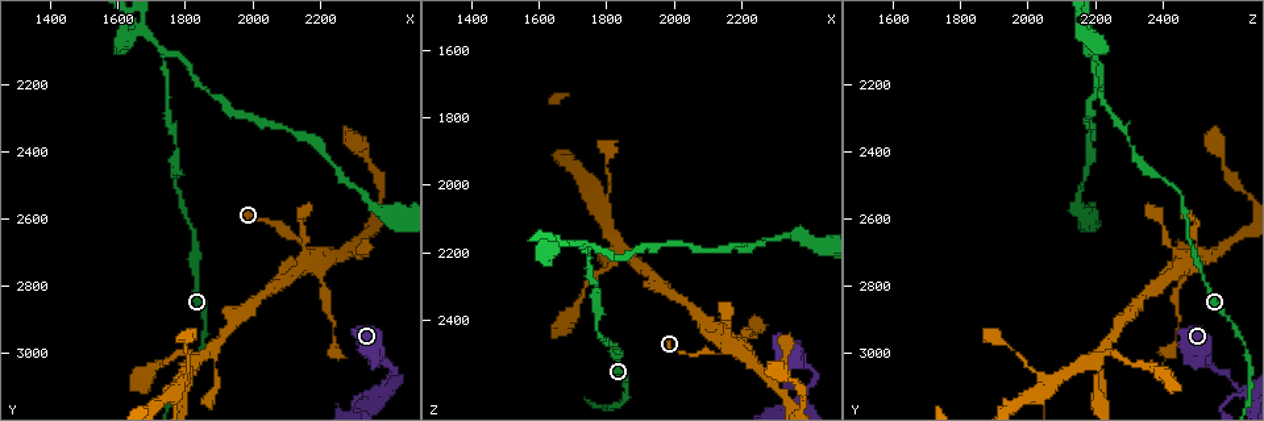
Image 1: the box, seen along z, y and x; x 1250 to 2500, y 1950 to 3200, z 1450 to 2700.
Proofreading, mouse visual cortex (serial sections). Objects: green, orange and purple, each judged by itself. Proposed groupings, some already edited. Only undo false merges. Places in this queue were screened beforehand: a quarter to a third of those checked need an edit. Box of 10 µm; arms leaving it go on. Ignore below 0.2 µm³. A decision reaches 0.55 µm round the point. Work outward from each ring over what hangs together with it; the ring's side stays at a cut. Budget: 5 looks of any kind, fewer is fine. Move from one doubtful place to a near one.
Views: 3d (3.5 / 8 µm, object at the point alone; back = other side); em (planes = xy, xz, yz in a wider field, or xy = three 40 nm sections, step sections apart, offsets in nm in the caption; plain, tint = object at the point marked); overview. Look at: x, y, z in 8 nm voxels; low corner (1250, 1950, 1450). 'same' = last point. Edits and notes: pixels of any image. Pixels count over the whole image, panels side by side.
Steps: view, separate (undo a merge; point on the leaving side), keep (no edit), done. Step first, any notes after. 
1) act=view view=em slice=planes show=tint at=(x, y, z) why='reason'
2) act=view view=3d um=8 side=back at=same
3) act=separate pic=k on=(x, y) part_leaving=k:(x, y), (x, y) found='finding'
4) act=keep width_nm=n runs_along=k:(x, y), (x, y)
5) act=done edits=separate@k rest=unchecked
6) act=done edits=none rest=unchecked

act=view view=3d um=3.5 side=back at=(2420, 3040, 2550)

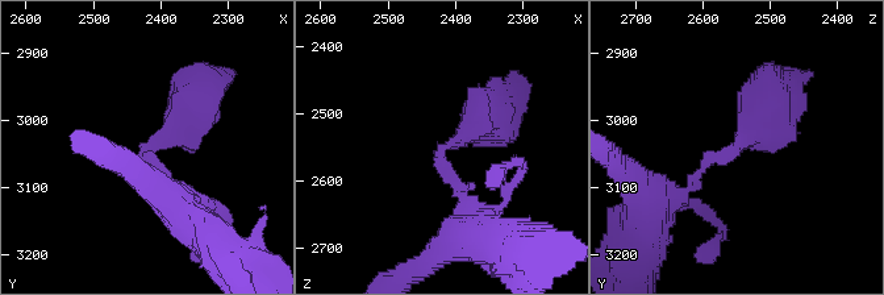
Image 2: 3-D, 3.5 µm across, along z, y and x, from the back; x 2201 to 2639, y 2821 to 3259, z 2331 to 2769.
act=view view=em slice=xy step=3 show=tint at=(2425, 3045, 2560) arm_widths_nm=100,600 why='need the tissue'

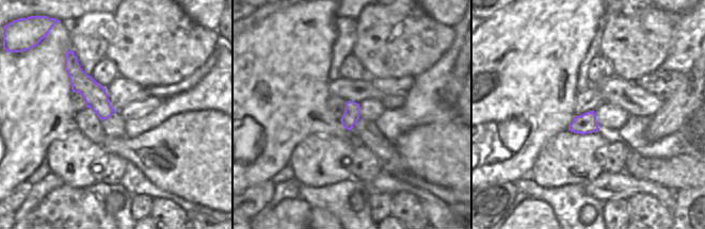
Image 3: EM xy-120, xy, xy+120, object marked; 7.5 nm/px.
act=keep width_nm=120 runs_along=3:(71, 56), (77, 77), (106, 115) found='one cell here'

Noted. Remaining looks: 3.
act=view view=3d um=8 at=(1740, 2140, 2190) why='arms part here'

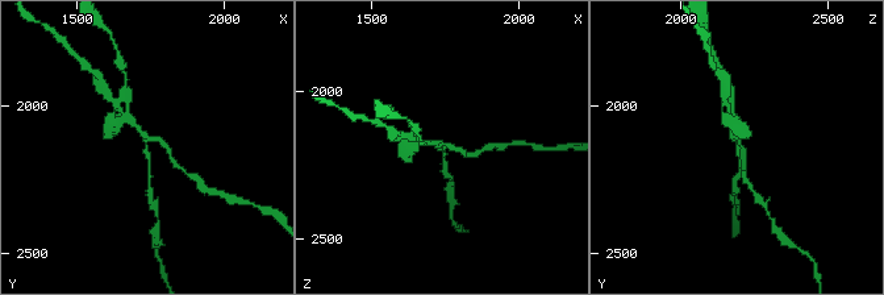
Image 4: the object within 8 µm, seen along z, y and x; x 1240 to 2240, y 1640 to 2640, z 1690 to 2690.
act=view view=em slice=planes show=tint at=same arms=3 arm_widths_nm=150,200,200

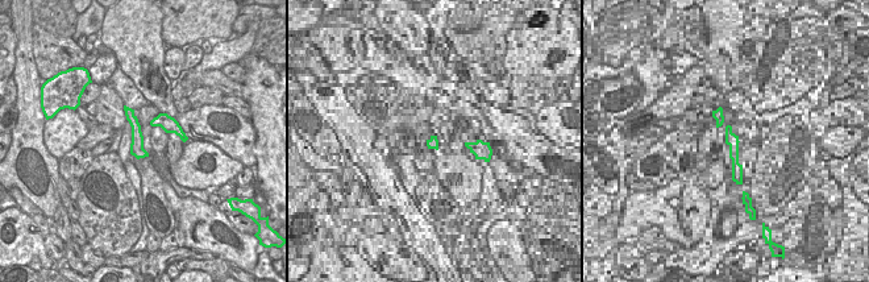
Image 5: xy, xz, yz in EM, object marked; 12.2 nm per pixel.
act=separate pic=4 on=(99, 82) part_leaving=4:(151, 141), (162, 141), (187, 173) found='a second cell is stuck on'

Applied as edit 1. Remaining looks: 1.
act=done edits=separate@4 rest=unchecked

